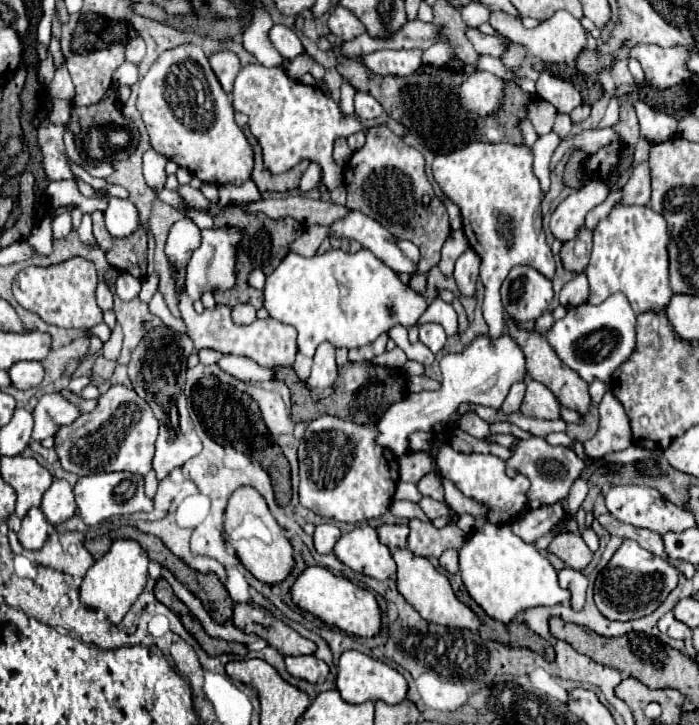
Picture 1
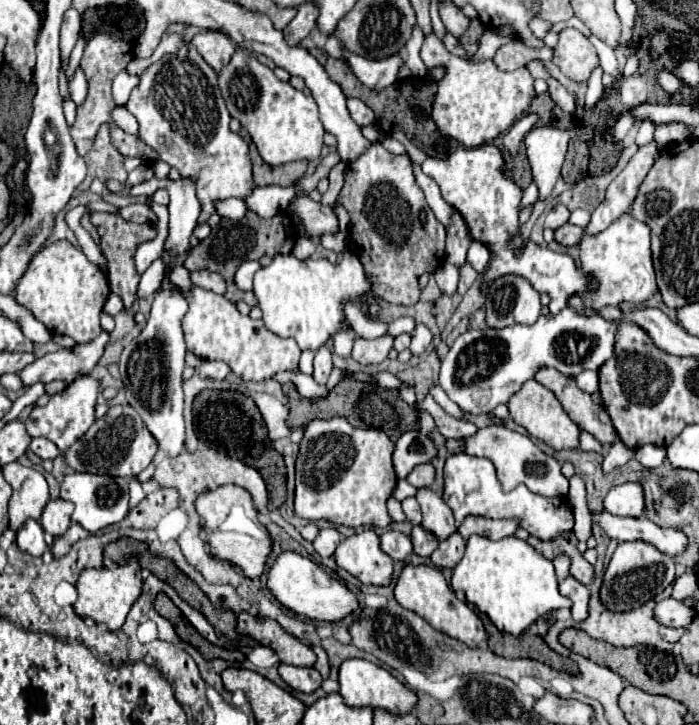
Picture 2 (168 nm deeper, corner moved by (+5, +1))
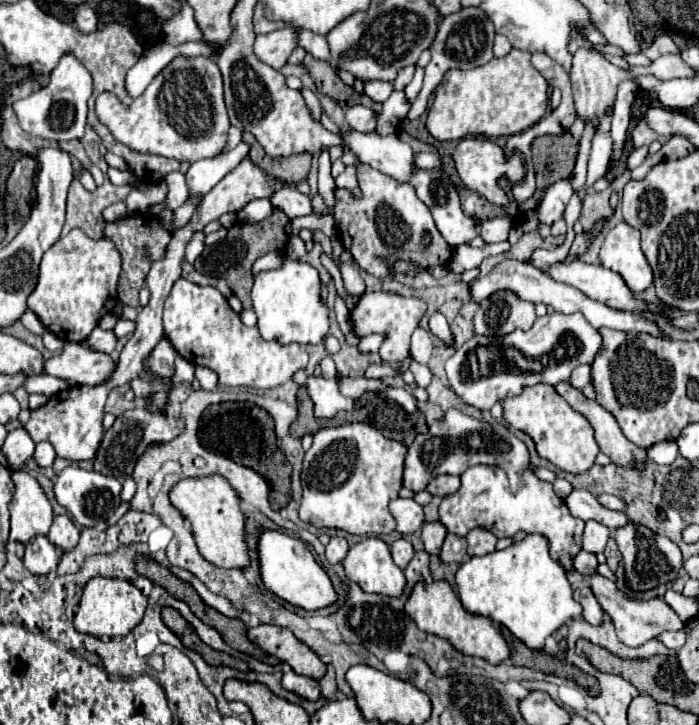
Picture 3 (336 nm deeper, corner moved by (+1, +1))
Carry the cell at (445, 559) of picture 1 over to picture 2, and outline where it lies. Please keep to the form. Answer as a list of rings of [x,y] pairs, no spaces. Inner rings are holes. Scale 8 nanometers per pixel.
[[[452,533],[446,541],[442,541],[438,545],[438,549],[430,555],[430,559],[438,569],[444,569],[444,567],[452,569],[462,559],[464,549],[466,549],[466,541],[462,539],[462,535],[460,533]]]

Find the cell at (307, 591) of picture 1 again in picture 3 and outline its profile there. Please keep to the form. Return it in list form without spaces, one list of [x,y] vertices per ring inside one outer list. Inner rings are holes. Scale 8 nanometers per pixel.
[[[262,529],[258,553],[260,553],[262,581],[264,581],[266,589],[272,591],[274,595],[278,595],[282,601],[286,601],[294,607],[300,607],[304,611],[324,609],[338,601],[338,593],[334,591],[328,573],[316,563],[314,555],[308,551],[304,541],[284,535],[280,531]]]

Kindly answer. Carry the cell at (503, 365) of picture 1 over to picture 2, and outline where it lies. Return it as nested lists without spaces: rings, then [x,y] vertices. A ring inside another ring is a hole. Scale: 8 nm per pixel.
[[[564,307],[558,315],[540,315],[534,325],[466,331],[454,341],[442,361],[440,387],[464,413],[492,413],[500,403],[508,403],[542,367],[552,367],[566,377],[576,377],[582,369],[598,371],[614,355],[616,327],[618,321],[582,317]]]

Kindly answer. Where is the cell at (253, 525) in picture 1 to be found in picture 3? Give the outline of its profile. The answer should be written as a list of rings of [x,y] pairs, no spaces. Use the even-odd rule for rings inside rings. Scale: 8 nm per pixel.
[[[210,475],[210,477],[198,477],[198,479],[182,479],[170,491],[170,501],[184,515],[184,519],[192,523],[198,551],[206,561],[224,569],[250,567],[246,521],[244,521],[242,509],[238,507],[240,497],[238,493],[234,493],[234,487],[224,477]]]

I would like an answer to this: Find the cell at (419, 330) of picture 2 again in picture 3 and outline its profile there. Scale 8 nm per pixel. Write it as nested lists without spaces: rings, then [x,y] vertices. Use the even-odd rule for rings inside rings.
[[[416,327],[416,331],[412,333],[412,345],[410,345],[410,351],[412,351],[412,357],[414,361],[426,365],[428,359],[430,359],[430,353],[432,353],[434,345],[432,345],[432,339],[430,339],[430,333],[424,331],[422,327]]]

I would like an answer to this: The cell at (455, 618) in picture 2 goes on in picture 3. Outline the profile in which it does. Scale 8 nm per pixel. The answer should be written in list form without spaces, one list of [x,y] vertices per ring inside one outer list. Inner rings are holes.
[[[440,579],[440,581],[418,581],[414,585],[414,589],[412,589],[406,605],[404,605],[404,611],[416,621],[416,625],[422,631],[434,633],[438,637],[448,639],[464,655],[482,657],[482,659],[486,659],[492,665],[502,663],[510,655],[510,649],[508,649],[504,637],[490,623],[490,619],[466,611],[462,607],[458,595],[454,593],[454,589],[450,587],[450,583],[446,579]]]

